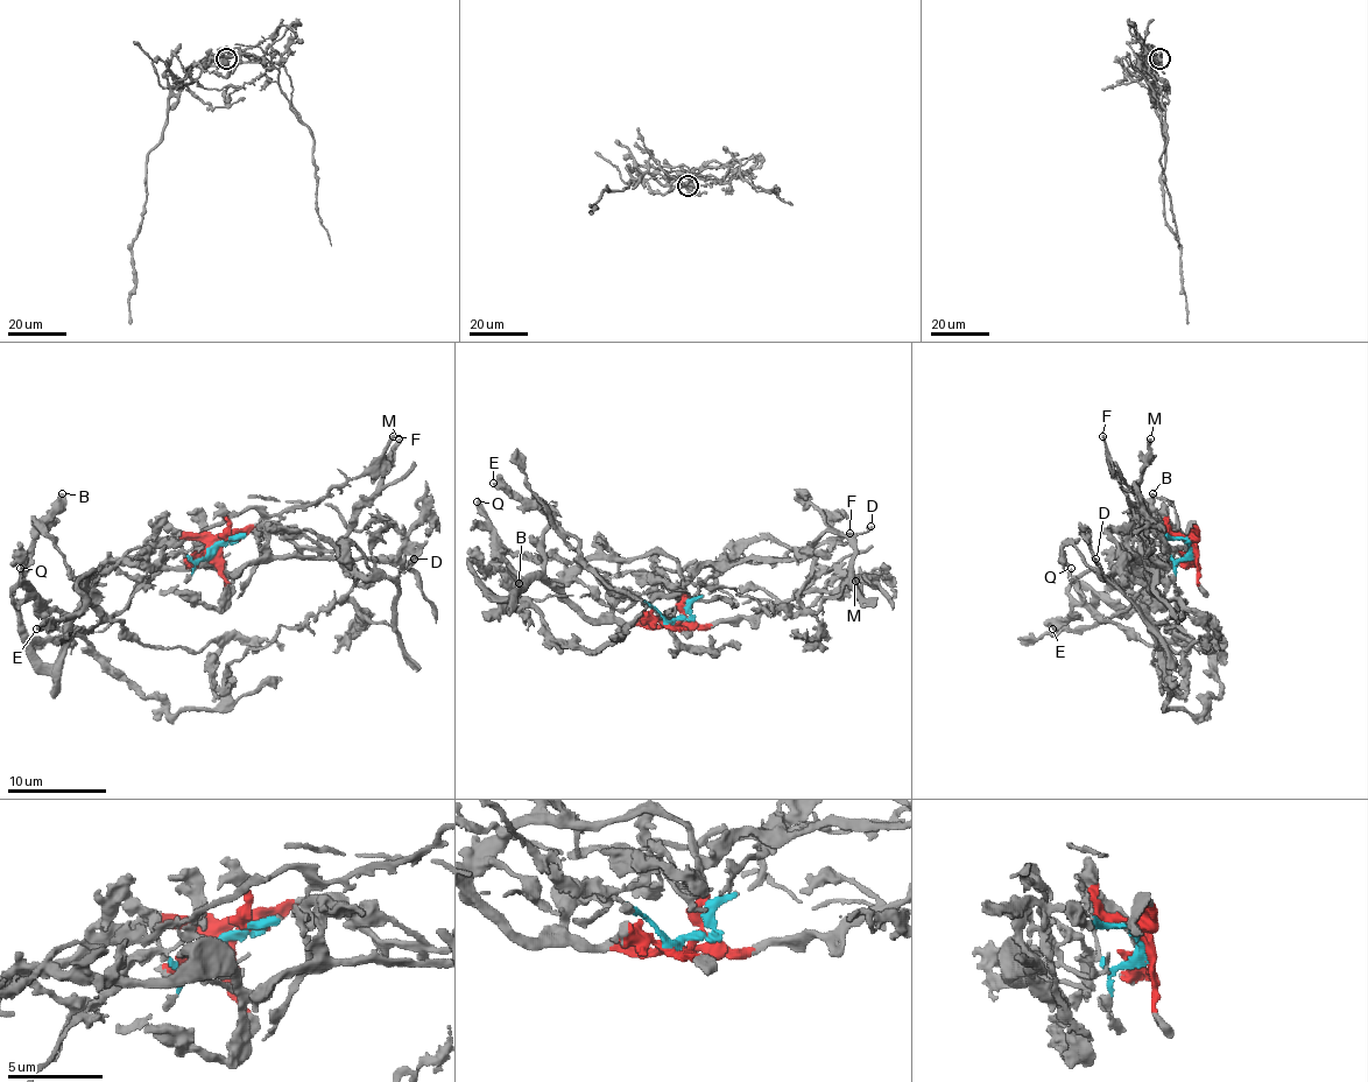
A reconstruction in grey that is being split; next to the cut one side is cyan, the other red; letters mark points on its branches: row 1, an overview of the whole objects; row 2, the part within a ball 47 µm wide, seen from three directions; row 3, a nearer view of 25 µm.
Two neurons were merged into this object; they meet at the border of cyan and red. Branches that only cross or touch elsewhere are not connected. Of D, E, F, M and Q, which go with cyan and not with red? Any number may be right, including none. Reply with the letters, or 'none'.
D, F

